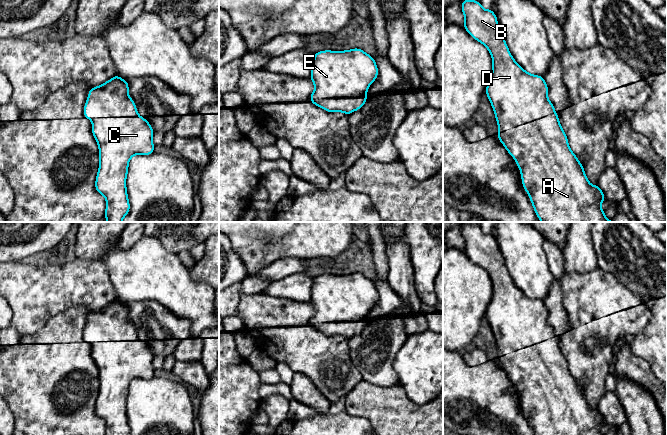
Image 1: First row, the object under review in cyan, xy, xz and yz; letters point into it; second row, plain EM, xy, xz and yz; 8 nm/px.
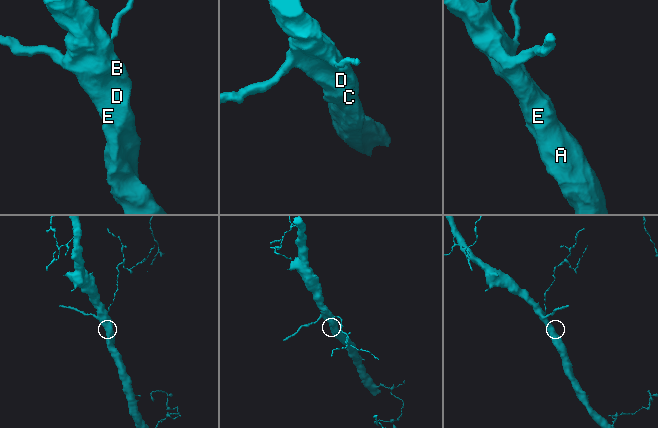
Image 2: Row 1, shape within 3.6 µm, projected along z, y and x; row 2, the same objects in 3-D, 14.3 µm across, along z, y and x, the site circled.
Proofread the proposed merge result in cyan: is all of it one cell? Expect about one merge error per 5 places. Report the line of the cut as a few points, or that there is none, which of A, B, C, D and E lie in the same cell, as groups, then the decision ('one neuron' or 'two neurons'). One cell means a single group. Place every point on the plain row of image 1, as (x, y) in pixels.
cut none; groups A B C D E; one neuron

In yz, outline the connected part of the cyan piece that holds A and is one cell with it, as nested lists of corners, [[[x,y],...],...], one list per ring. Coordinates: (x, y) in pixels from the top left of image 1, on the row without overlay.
[[[467,223],[462,225],[461,233],[465,241],[463,251],[471,261],[485,269],[491,278],[493,292],[485,316],[498,348],[497,362],[517,387],[522,409],[529,418],[534,435],[603,435],[601,426],[607,423],[598,409],[590,408],[583,389],[570,373],[558,338],[548,323],[548,310],[544,301],[528,297],[514,284],[492,233],[485,234],[479,225]]]

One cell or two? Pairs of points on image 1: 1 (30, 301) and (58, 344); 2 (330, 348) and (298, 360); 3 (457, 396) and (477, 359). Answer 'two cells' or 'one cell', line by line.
1: two cells
2: one cell
3: two cells

